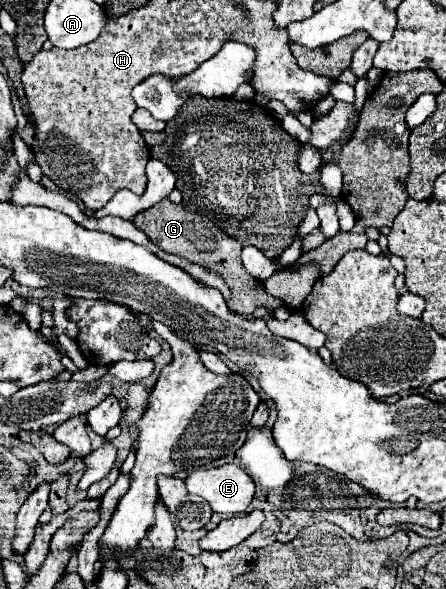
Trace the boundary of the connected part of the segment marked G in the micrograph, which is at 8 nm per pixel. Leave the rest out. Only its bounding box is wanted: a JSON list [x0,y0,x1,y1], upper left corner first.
[133,200,283,316]

